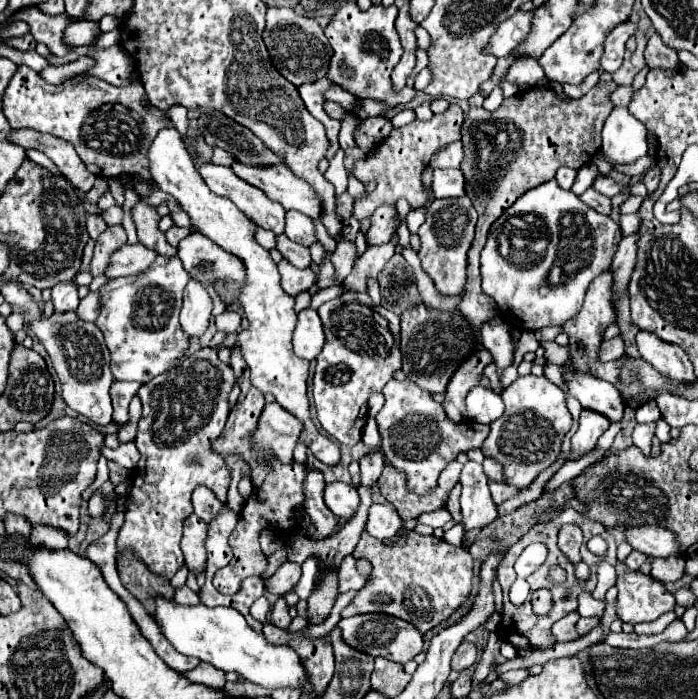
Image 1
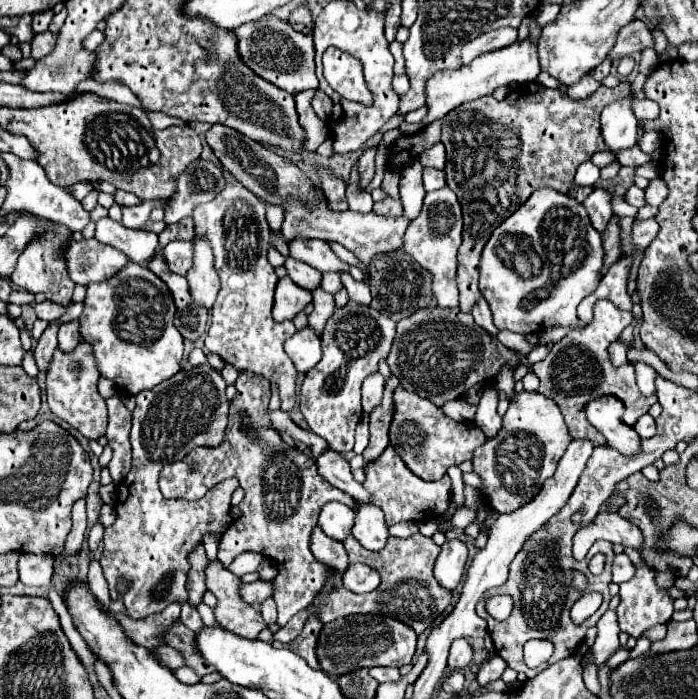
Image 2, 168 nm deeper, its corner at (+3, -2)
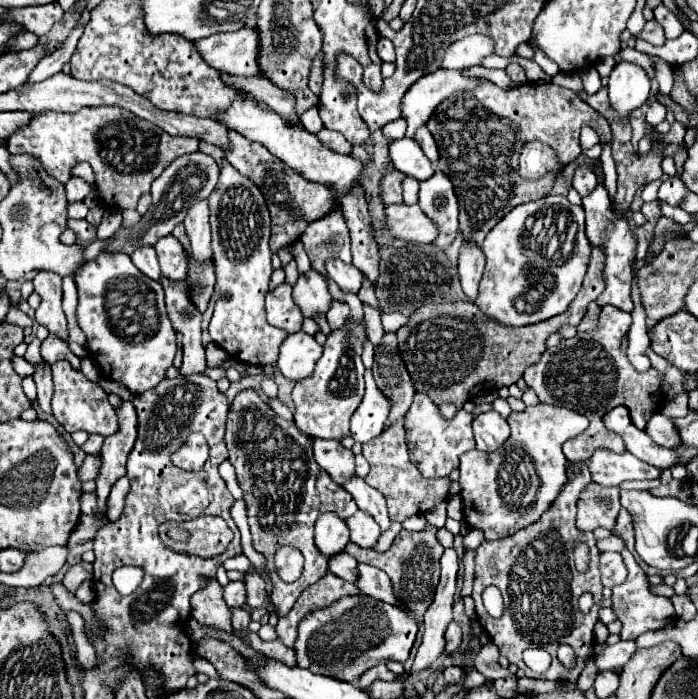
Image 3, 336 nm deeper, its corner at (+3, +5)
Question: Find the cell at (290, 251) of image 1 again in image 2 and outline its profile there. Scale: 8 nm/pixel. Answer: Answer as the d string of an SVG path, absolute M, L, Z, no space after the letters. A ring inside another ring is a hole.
M286 256L286 262L284 262L284 268L288 270L288 276L302 288L306 290L314 290L318 284L320 284L320 278L322 274L316 272L316 268L308 268L308 264L292 258L292 256Z

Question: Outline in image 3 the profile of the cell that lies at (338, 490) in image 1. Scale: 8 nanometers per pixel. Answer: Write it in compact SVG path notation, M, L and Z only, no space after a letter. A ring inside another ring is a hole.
M324 513L324 517L316 521L314 545L326 559L344 551L348 541L348 527L336 513Z

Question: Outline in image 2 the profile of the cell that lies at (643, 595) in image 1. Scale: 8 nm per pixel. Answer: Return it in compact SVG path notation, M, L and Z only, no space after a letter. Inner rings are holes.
M636 568L634 578L630 578L628 582L620 584L620 604L618 604L618 626L622 632L628 632L634 638L640 638L644 630L652 628L654 624L666 624L672 618L674 606L672 606L672 598L668 592L656 588L654 584L654 570L652 568Z

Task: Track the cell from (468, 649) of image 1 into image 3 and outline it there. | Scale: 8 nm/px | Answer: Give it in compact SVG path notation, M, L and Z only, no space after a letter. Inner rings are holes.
M450 621L444 637L446 637L446 653L448 655L456 653L460 649L460 645L462 645L462 629L460 629L460 625L456 621Z

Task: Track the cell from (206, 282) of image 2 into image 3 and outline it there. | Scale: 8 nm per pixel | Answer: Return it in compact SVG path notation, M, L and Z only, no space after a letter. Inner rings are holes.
M208 199L196 201L192 209L188 209L184 227L190 237L192 245L192 257L200 263L212 259L212 249L210 249L210 223L208 223L210 211L208 211Z

